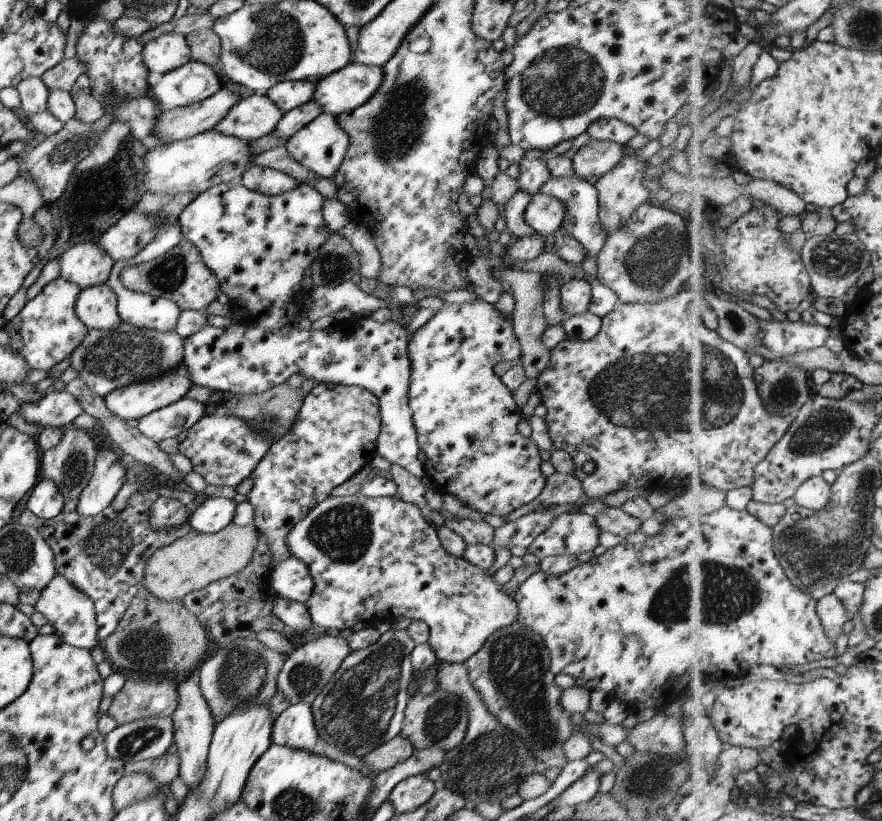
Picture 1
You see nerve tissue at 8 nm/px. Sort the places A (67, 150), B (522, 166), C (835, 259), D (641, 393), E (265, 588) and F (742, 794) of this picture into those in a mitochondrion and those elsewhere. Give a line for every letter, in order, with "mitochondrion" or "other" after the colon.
A: mitochondrion
B: other
C: mitochondrion
D: mitochondrion
E: other
F: other

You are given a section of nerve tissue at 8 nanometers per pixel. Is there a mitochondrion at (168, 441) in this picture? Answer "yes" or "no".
no

